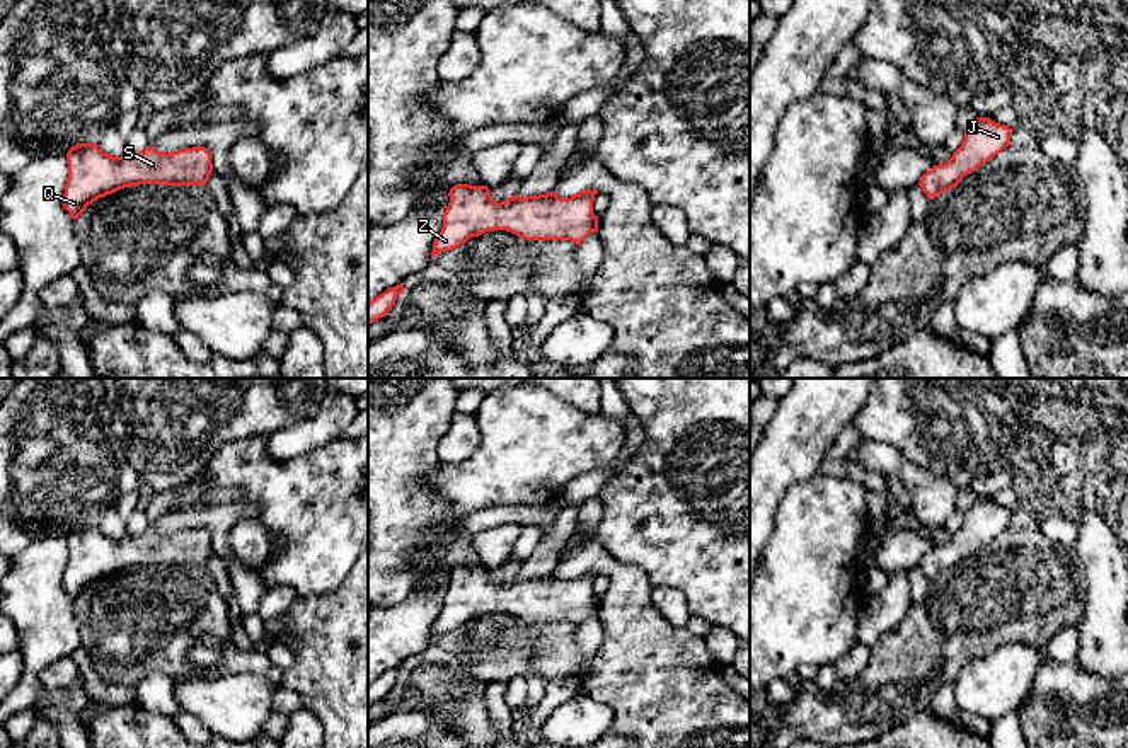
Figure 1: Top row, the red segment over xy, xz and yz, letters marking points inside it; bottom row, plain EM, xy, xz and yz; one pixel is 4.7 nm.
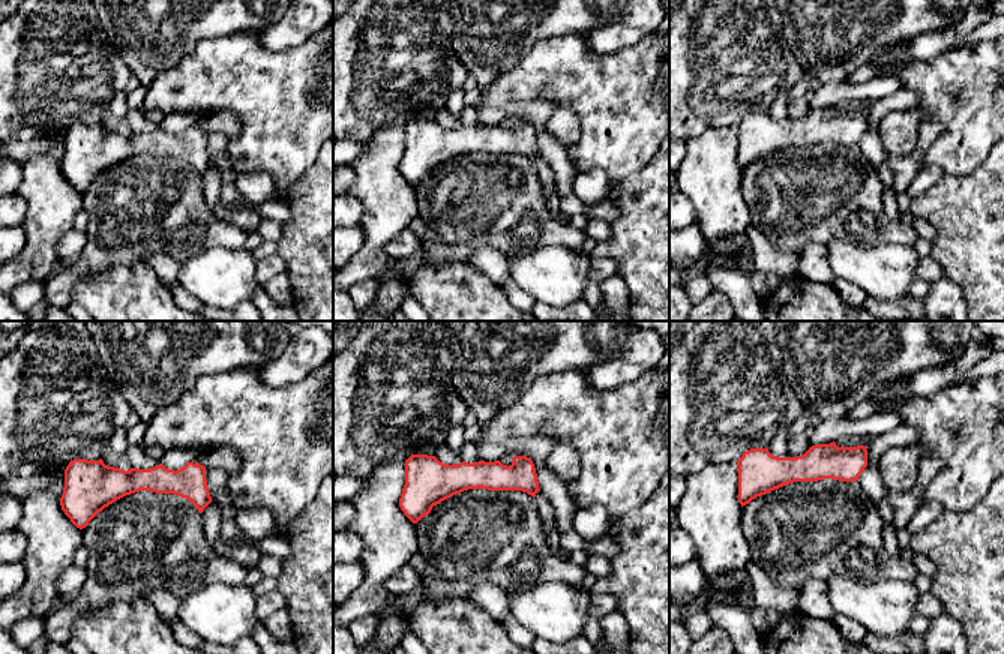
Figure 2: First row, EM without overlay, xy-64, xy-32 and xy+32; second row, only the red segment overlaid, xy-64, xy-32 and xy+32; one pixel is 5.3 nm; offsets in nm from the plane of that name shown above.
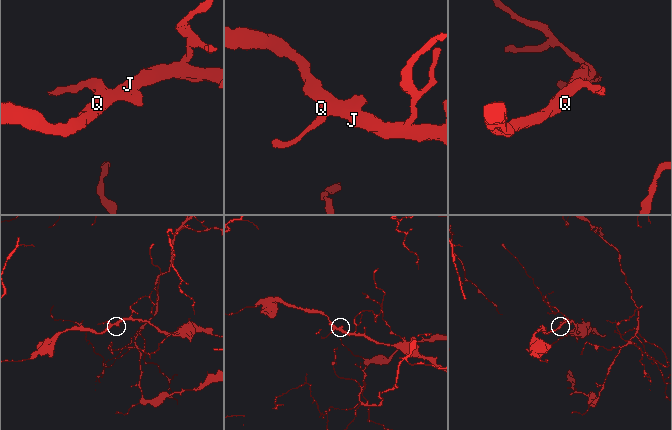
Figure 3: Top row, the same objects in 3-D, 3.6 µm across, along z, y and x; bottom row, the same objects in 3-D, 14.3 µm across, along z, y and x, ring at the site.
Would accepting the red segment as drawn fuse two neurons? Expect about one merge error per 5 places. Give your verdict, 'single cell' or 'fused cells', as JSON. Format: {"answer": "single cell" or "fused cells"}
{"answer": "single cell"}

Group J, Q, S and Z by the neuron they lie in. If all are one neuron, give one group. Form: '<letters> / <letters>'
J Q S Z

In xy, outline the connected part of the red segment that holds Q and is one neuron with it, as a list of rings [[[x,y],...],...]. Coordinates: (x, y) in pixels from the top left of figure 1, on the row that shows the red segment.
[[[80,143],[68,150],[66,162],[68,179],[65,184],[63,206],[73,220],[77,220],[89,204],[119,189],[140,184],[206,186],[213,172],[211,153],[204,147],[165,153],[150,145],[140,153],[126,152],[121,157],[112,157],[104,153],[99,145]]]

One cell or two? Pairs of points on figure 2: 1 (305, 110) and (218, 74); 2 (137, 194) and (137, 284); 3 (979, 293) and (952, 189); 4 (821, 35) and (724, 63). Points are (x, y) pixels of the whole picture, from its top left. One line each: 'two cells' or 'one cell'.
1: one cell
2: two cells
3: one cell
4: two cells

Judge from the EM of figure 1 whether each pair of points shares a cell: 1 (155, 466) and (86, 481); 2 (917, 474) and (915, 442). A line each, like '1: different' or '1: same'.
1: different
2: different

